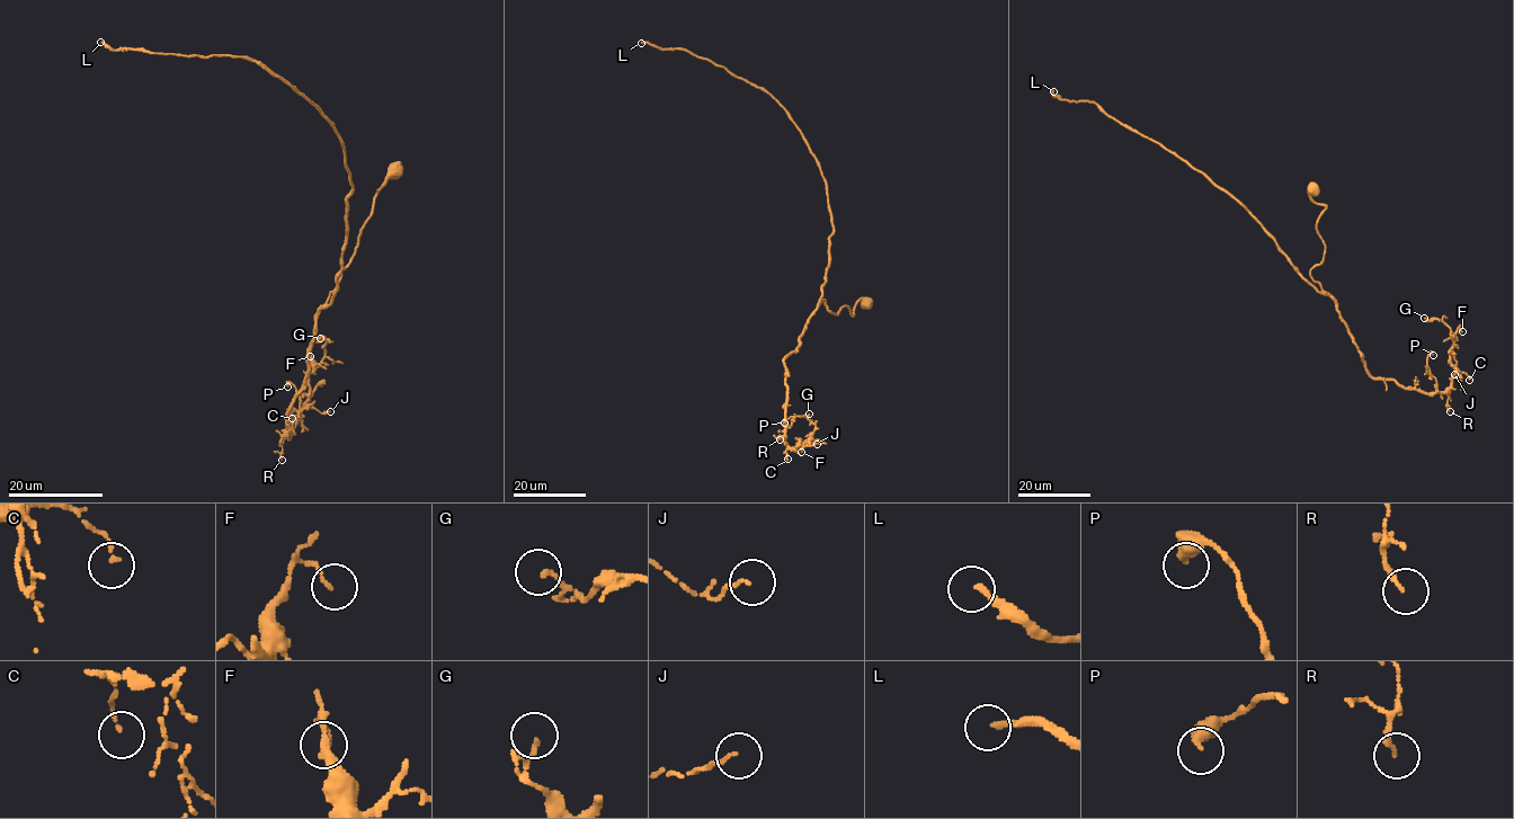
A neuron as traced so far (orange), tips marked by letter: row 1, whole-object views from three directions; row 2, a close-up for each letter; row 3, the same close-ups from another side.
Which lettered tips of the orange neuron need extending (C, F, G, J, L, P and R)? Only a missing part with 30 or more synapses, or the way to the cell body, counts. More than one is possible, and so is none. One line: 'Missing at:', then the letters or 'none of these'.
Missing at: L

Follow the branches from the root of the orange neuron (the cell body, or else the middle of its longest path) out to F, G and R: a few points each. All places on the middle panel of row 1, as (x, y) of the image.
F: (866, 302), (837, 314), (822, 300), (784, 361), (784, 441), (795, 447), (800, 439), (801, 452)
G: (866, 302), (837, 314), (822, 300), (785, 358), (790, 447), (812, 439), (809, 414)
R: (866, 302), (837, 314), (822, 300), (809, 319), (784, 361), (780, 439)

